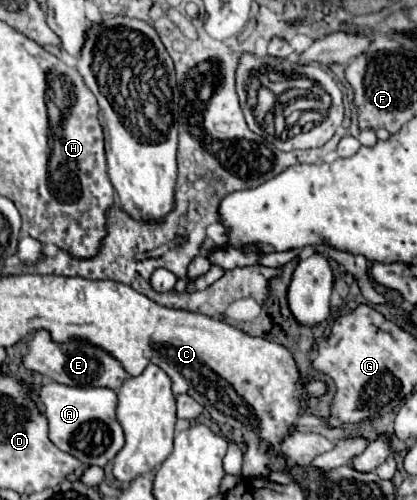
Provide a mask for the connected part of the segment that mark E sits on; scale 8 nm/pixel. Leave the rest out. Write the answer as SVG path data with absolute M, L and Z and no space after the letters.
M37 330L31 336L31 342L27 342L27 352L23 354L23 366L27 370L39 372L43 376L49 376L51 380L67 386L105 386L111 390L119 390L121 382L125 382L127 372L121 366L119 360L115 360L107 350L83 340L73 338L63 344L57 344L51 340L47 330Z

